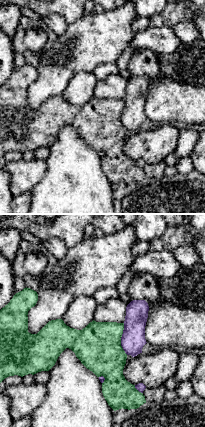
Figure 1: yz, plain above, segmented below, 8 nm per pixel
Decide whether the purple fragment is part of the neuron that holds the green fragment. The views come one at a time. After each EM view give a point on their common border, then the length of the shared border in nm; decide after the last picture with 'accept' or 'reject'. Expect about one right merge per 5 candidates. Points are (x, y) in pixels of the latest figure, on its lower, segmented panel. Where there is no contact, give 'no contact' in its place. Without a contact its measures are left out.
(120, 339) | 260 nm

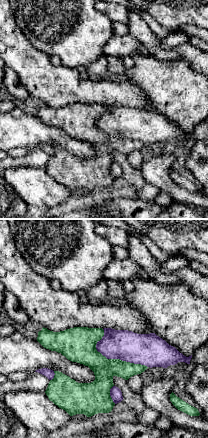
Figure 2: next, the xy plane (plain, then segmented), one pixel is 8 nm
(112, 359) | 480 nm

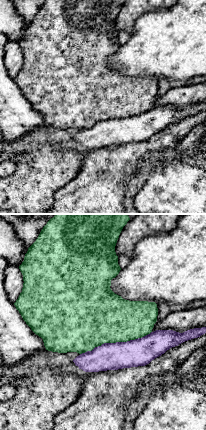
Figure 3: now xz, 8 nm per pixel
(115, 342) | 600 nm

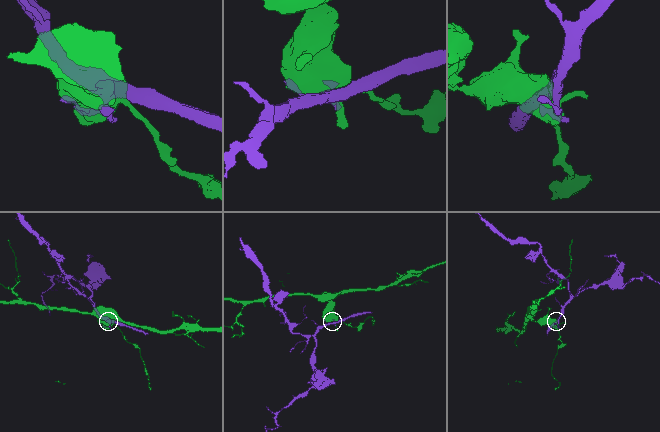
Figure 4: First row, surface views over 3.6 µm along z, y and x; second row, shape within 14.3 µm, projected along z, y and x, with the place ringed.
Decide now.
reject

